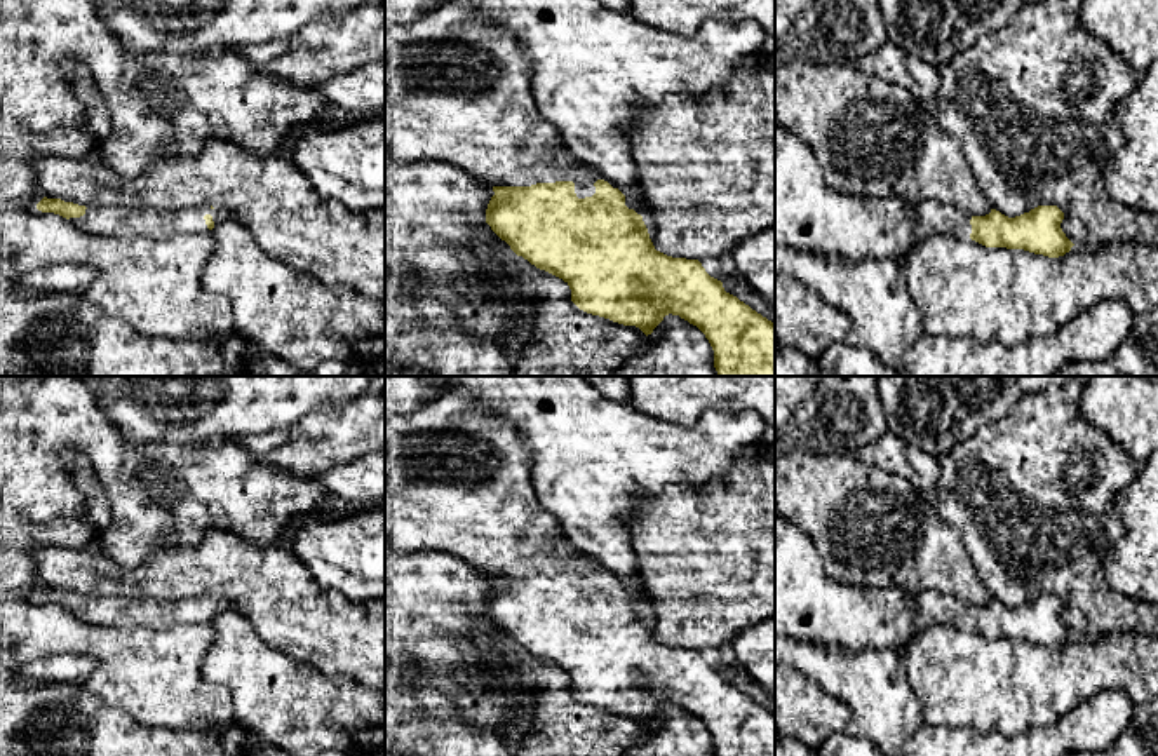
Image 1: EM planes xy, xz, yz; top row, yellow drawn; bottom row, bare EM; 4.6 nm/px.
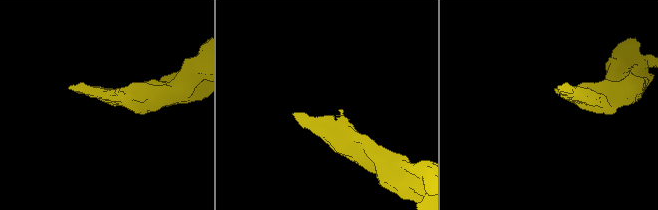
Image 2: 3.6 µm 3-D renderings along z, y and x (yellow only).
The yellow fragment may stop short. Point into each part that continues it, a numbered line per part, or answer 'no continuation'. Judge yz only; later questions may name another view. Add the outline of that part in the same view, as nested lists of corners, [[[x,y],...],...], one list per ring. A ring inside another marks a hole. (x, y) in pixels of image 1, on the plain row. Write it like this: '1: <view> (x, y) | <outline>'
1: yz (932, 607) | [[[921,591],[918,594],[906,592],[906,597],[916,604],[914,627],[918,634],[939,624],[961,627],[970,627],[972,624],[972,604],[956,596],[942,594],[939,591]]]

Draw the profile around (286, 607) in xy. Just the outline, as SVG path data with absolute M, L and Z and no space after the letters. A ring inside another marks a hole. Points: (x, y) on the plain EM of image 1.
M211 530L199 545L162 547L146 563L125 570L96 545L31 552L42 585L78 596L176 601L209 594L244 615L272 648L305 660L324 674L348 676L385 695L385 599L352 601L322 589L287 543L258 547L228 530Z

